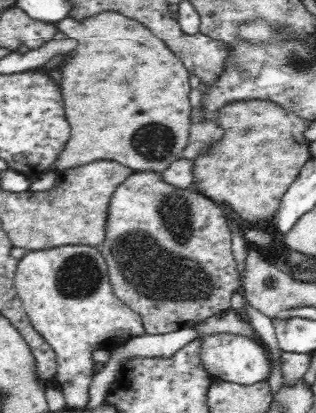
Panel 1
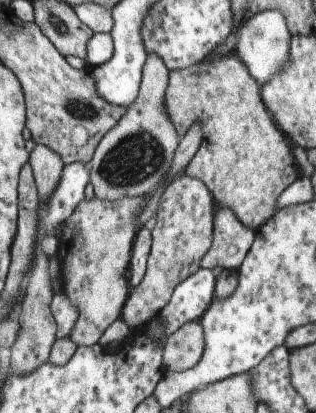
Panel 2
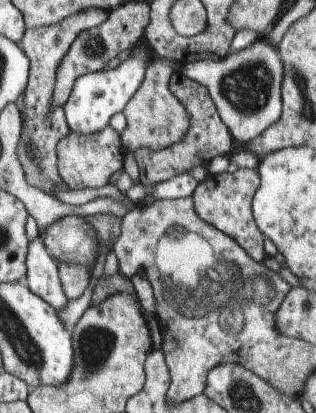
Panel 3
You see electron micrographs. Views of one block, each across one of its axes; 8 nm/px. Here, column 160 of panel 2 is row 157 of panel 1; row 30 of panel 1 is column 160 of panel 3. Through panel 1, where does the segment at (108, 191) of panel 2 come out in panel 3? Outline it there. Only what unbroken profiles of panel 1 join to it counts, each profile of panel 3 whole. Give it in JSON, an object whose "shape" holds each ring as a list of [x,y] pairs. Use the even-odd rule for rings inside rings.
{"shape":[[[153,58],[151,64],[145,68],[145,78],[141,86],[135,90],[135,94],[129,98],[129,102],[121,112],[127,120],[127,126],[121,132],[121,144],[125,154],[135,150],[151,150],[151,152],[167,150],[169,146],[179,144],[187,134],[187,130],[191,128],[187,108],[169,90],[169,78],[175,70],[179,70],[179,66],[181,64],[169,62],[165,58]]]}

